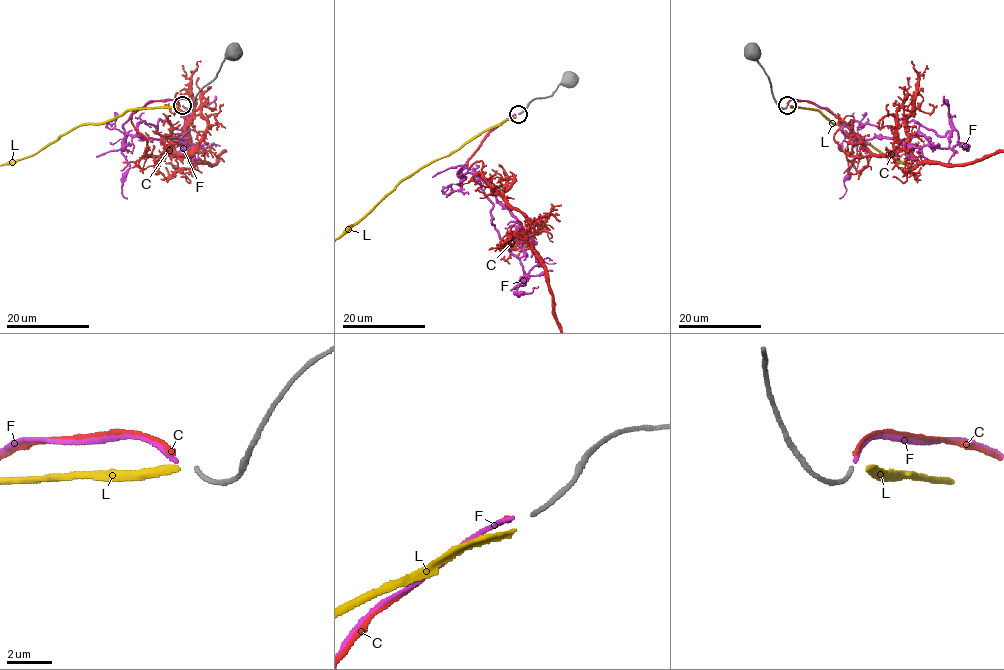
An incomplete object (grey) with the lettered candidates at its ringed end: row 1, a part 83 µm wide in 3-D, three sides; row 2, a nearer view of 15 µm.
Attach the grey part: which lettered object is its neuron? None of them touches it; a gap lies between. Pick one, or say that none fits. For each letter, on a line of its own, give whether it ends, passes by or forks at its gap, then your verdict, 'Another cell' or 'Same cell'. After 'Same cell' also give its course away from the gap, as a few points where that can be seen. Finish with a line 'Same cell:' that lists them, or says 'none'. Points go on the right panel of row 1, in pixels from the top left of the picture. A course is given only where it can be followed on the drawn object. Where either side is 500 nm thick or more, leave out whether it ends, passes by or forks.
C: It ends there. Another cell
F: It ends there. Another cell
L: It ends there. Another cell
Same cell: none

